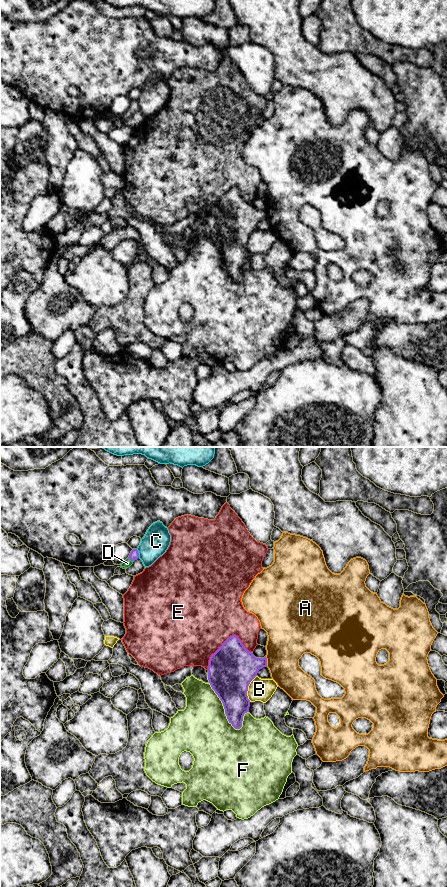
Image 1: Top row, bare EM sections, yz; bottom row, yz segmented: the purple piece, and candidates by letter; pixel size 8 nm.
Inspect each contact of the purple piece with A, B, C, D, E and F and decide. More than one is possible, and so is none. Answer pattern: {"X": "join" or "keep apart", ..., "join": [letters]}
{"A": "keep apart", "B": "keep apart", "C": "keep apart", "D": "join", "E": "keep apart", "F": "keep apart", "join": ["D"]}

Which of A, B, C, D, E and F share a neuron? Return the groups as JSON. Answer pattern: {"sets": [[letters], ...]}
{"sets": [["A"], ["B"], ["C"], ["D"], ["E"], ["F"]]}

